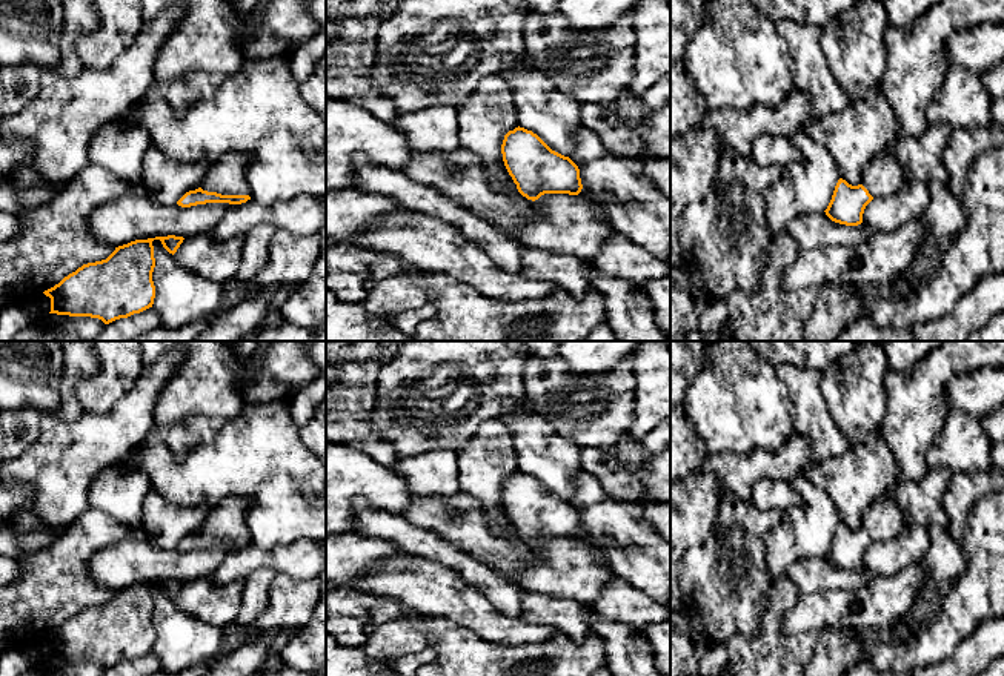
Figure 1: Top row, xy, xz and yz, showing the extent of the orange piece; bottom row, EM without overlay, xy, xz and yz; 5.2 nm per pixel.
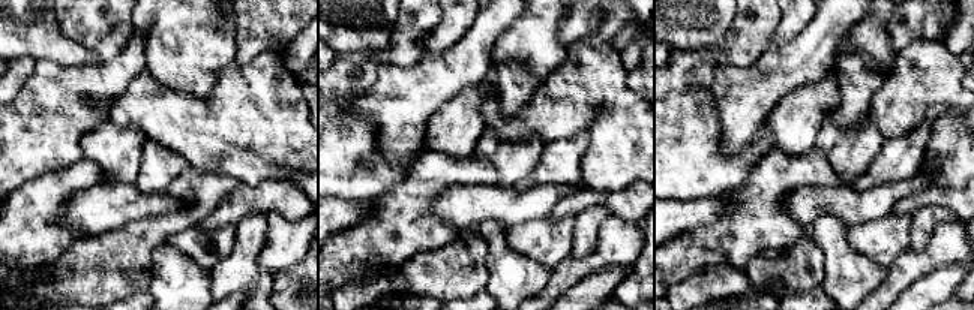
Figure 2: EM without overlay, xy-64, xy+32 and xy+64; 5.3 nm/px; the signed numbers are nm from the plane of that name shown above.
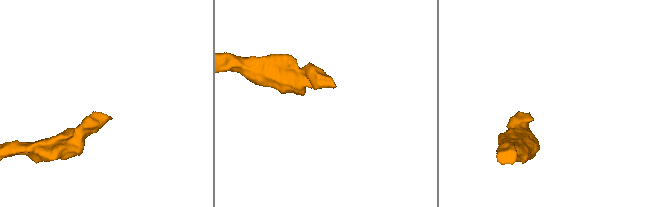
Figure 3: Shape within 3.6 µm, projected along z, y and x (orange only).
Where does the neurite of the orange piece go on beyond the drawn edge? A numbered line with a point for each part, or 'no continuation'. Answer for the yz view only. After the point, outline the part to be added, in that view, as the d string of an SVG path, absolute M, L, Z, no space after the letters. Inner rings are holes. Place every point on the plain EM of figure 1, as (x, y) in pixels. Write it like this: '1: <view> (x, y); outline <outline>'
1: yz (884, 520); outline M876 498L867 505L861 529L873 542L884 542L895 539L906 525L906 512L895 498Z

